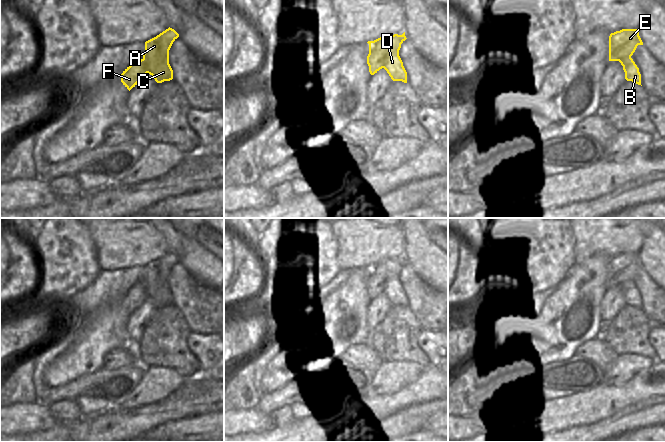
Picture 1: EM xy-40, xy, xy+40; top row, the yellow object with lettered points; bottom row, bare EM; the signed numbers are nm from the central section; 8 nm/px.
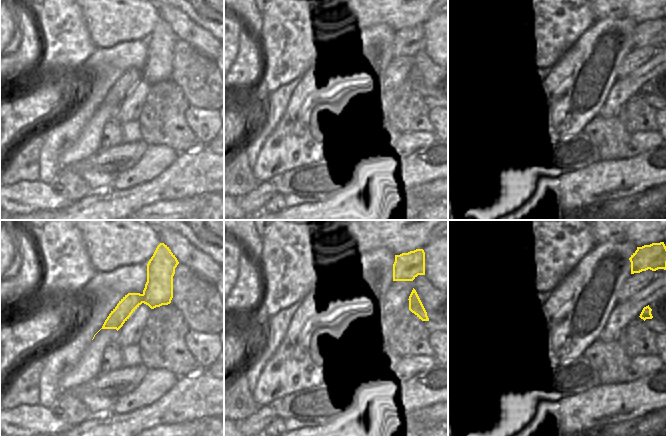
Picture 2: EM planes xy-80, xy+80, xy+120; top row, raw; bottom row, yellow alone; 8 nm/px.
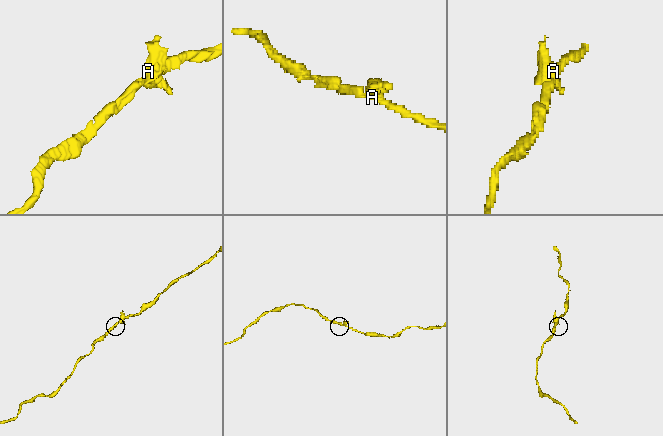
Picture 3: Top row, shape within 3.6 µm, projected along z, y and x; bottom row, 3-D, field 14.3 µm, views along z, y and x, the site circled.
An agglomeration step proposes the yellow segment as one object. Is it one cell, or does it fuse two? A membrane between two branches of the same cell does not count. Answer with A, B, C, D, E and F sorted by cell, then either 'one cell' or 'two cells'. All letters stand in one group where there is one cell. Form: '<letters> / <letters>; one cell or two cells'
A B C D / E F; two cells

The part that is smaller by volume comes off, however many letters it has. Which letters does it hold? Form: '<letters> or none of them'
A, B, C, D

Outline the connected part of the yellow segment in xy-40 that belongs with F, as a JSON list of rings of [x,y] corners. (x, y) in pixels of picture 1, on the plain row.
[[[141,283],[140,285],[135,285],[129,289],[121,300],[121,306],[130,315],[135,311],[147,298],[147,291],[145,285]]]

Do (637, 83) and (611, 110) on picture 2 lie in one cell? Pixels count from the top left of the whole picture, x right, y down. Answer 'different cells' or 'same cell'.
same cell

